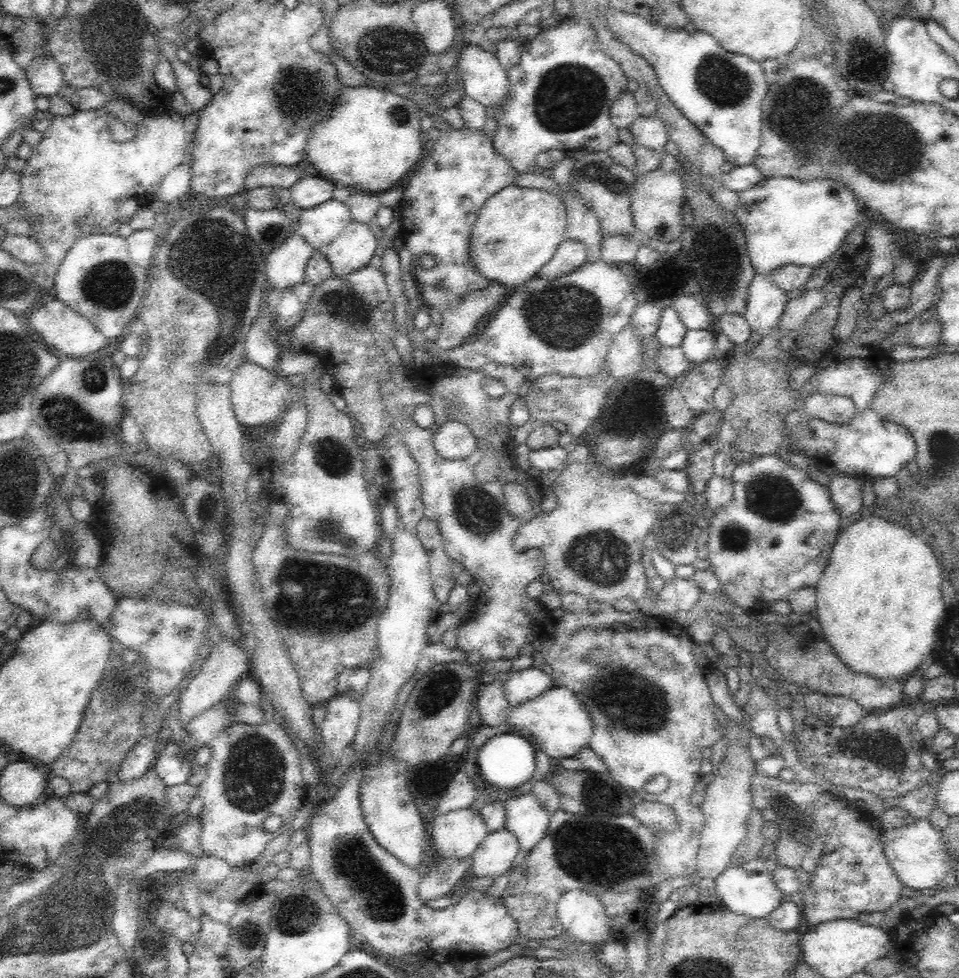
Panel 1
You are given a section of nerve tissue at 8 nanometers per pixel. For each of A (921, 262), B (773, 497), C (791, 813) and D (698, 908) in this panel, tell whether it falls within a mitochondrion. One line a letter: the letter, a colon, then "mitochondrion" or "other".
A: other
B: mitochondrion
C: mitochondrion
D: other

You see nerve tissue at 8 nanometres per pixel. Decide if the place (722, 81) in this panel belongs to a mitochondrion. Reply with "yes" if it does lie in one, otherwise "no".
yes

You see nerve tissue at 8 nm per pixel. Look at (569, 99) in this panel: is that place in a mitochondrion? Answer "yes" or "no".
yes

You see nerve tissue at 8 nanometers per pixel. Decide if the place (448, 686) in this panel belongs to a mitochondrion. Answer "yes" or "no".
yes

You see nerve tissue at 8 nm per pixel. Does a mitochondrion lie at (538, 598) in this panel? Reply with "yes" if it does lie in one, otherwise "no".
no

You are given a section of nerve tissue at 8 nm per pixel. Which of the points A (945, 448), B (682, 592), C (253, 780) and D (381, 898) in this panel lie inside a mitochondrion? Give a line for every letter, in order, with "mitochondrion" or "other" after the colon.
A: mitochondrion
B: other
C: mitochondrion
D: mitochondrion

